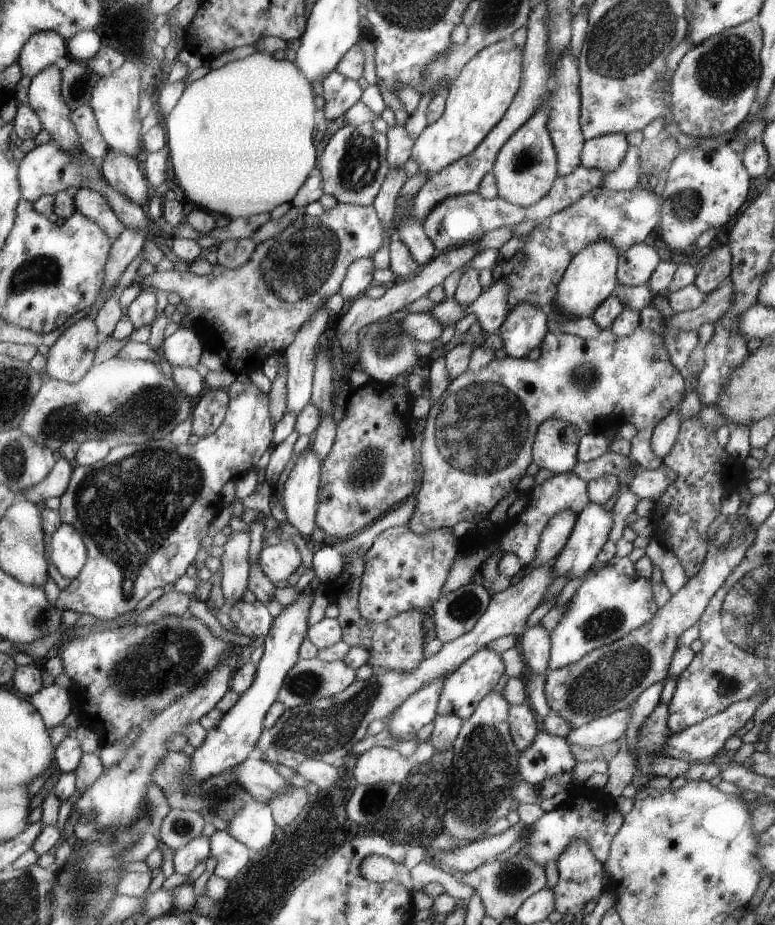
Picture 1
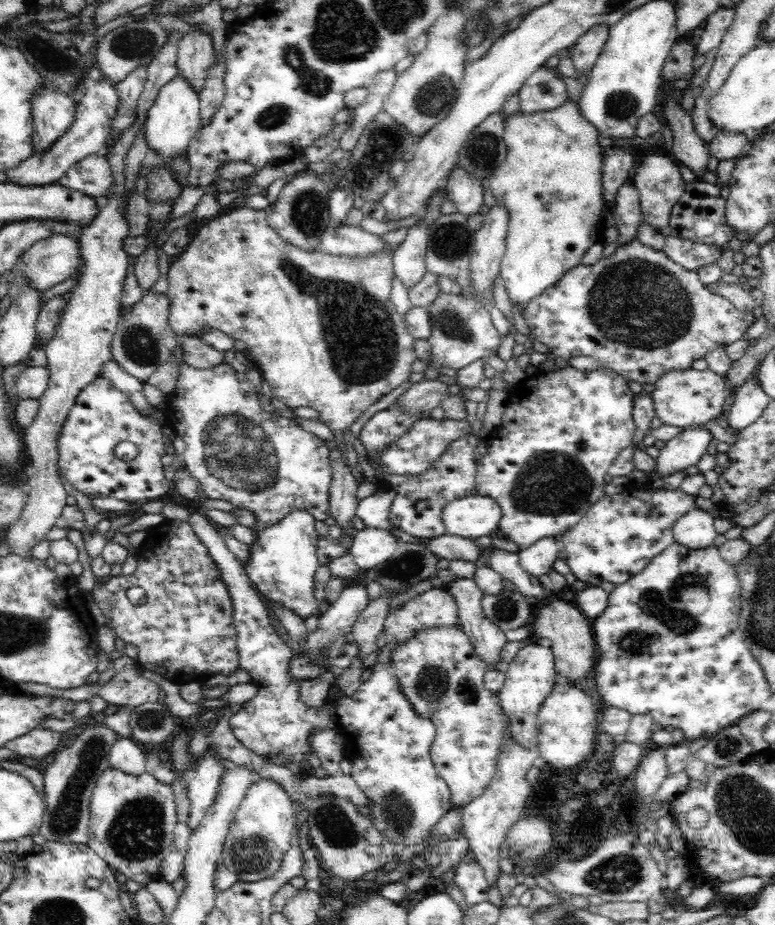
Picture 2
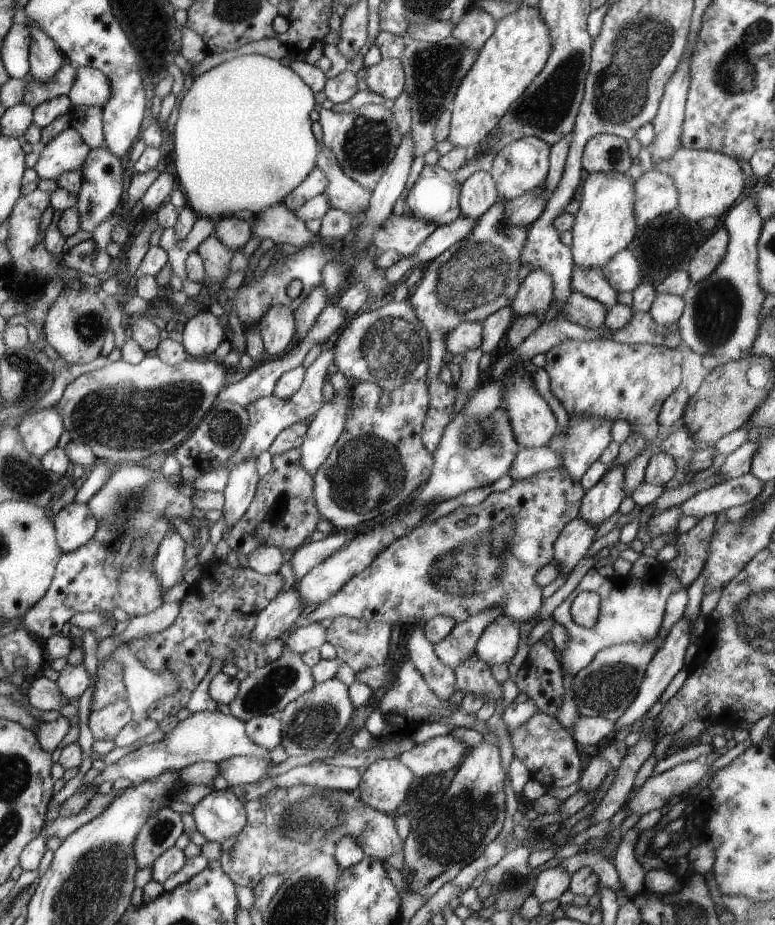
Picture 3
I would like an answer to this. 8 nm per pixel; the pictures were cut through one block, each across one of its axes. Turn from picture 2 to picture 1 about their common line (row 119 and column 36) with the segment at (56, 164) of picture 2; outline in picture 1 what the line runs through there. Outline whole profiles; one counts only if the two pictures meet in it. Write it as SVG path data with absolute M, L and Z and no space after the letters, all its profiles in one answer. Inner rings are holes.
M55 62L45 66L30 78L27 89L27 105L38 115L42 129L51 134L63 152L81 150L79 136L69 120L70 110L60 95L61 70Z

